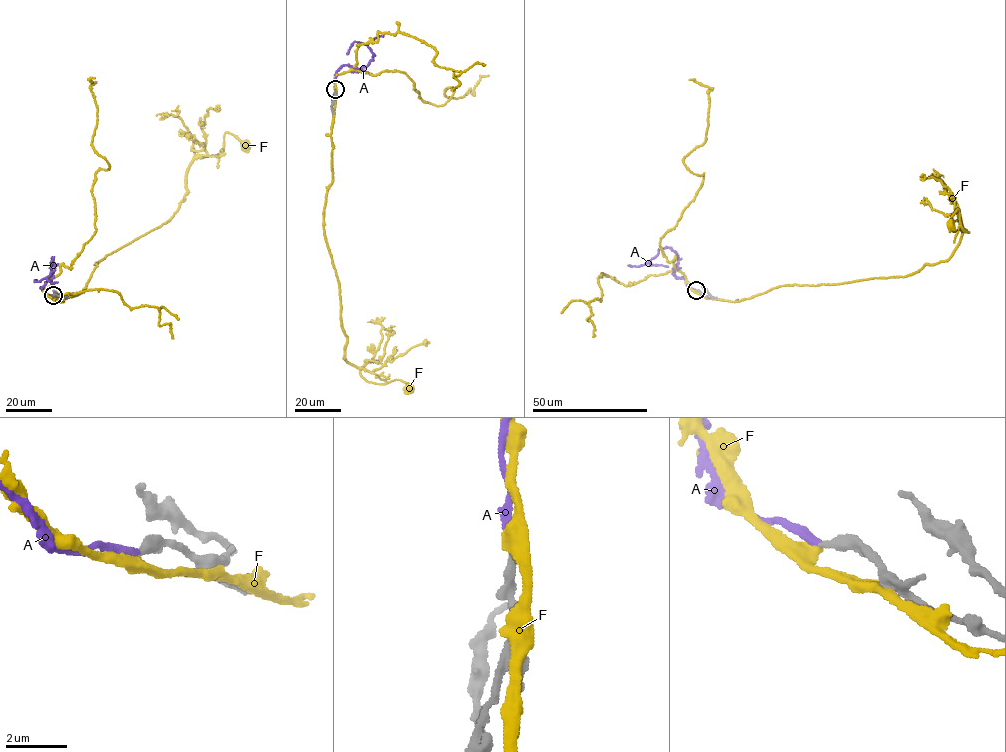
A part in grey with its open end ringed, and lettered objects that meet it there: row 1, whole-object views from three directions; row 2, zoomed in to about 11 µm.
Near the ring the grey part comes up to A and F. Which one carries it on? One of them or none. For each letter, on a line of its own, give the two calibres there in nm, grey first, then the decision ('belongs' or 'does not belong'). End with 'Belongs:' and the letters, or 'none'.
A: calibres 280 and 260 nm; belongs
F: calibres 280 and 360 nm; does not belong
Belongs: A

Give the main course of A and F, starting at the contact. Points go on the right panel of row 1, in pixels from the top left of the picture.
A: (695, 290), (674, 275), (678, 254), (670, 248), (659, 249), (649, 262), (668, 267)
F: (695, 290), (739, 301), (782, 285), (905, 277), (952, 254), (969, 231), (957, 209), (950, 225)

